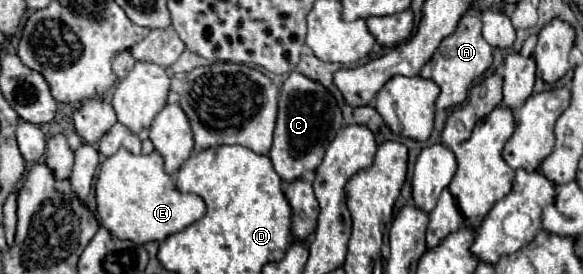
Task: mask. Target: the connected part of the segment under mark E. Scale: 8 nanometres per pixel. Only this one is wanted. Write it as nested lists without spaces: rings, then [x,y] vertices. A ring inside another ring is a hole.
[[[119,149],[113,157],[107,157],[99,167],[95,199],[99,223],[113,237],[137,245],[163,241],[205,215],[205,201],[193,193],[185,195],[177,191],[173,179],[163,169],[163,157],[157,151],[149,155],[131,155],[129,151]]]

